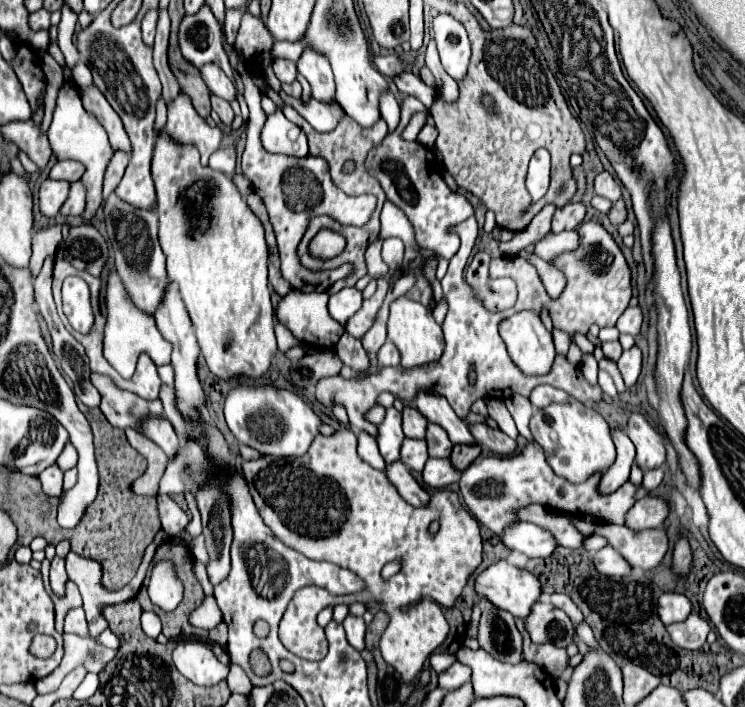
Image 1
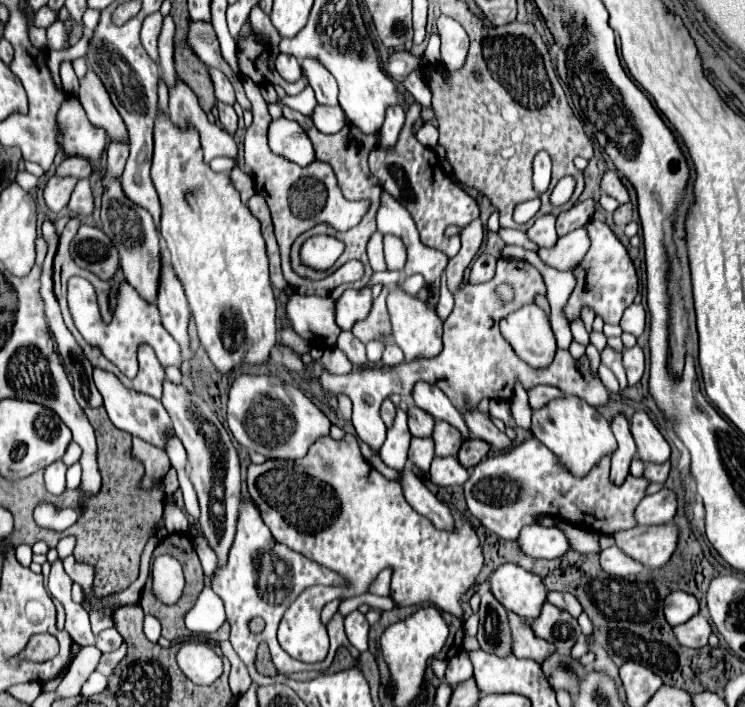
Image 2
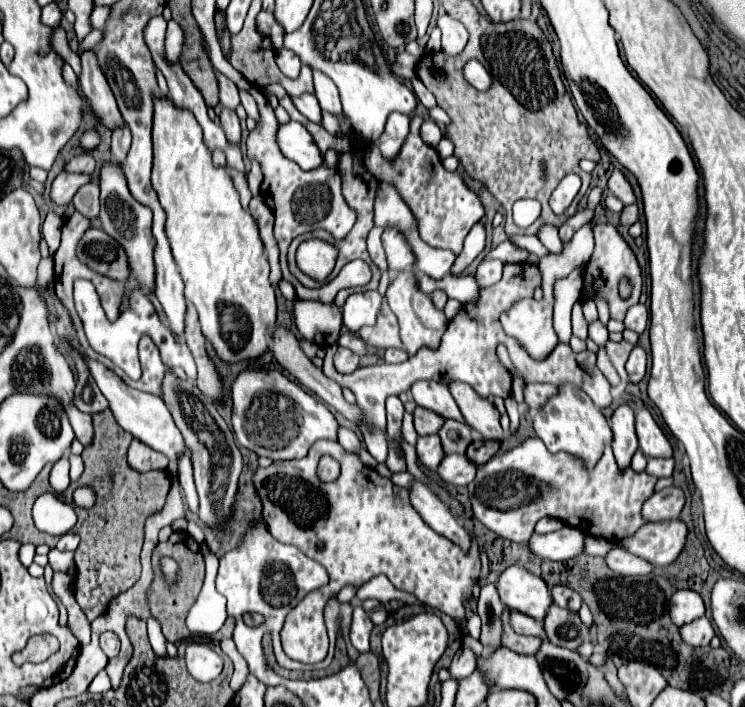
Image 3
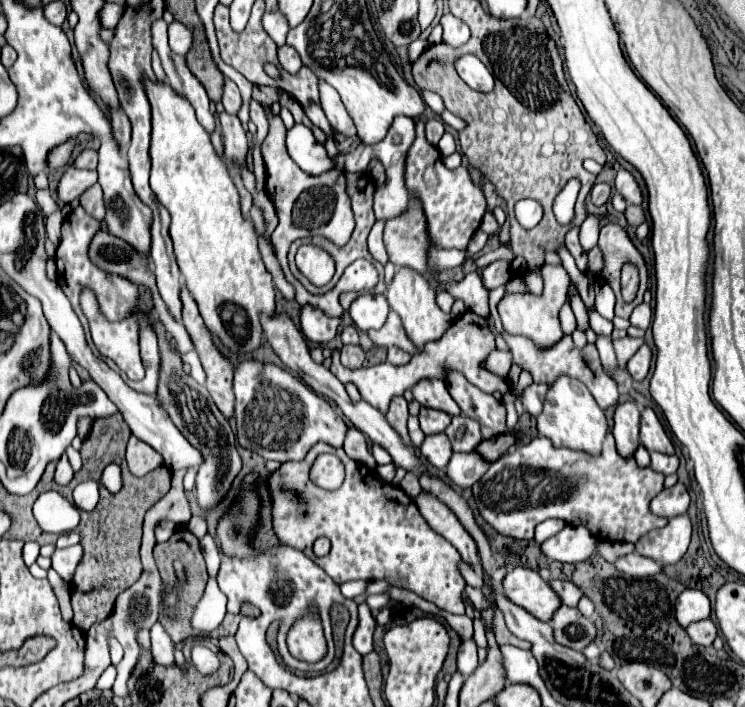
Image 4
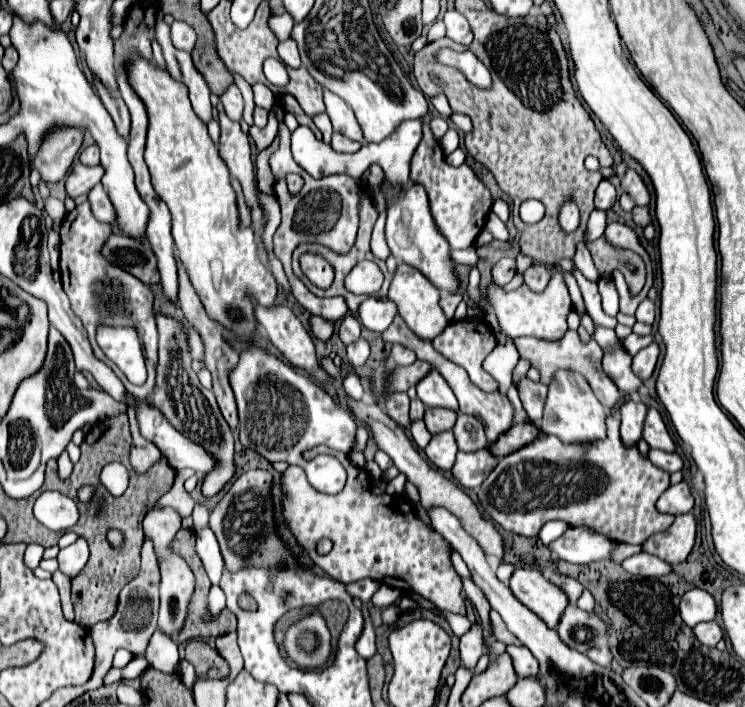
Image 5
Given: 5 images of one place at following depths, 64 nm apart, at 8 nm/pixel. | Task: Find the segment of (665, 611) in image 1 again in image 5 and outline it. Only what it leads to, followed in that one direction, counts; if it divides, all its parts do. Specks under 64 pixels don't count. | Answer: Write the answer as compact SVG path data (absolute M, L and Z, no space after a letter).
M692 588L680 600L680 614L682 614L682 620L690 628L694 628L700 622L714 620L718 614L718 606L716 606L716 600L706 590Z

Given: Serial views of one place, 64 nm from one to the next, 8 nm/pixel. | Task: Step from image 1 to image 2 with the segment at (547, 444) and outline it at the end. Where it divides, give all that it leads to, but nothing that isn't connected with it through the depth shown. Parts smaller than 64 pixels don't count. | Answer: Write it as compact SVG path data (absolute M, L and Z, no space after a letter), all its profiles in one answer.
M562 396L536 410L532 414L532 432L548 450L562 456L566 468L576 476L588 474L604 454L612 454L616 448L610 424L594 406L578 396Z

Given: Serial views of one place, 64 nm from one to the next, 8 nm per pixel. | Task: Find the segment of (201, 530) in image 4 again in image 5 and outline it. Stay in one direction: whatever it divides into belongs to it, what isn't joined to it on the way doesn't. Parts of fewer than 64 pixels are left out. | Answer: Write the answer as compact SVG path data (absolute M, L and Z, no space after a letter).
M198 502L194 506L194 512L192 512L192 518L194 518L194 530L200 530L208 524L208 516L210 516L210 510L204 502Z

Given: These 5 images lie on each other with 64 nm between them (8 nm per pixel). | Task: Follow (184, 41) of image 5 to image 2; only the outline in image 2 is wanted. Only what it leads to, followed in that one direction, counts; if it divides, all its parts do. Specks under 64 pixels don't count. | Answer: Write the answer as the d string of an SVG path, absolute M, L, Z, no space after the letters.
M166 16L162 32L160 32L160 40L158 40L158 52L160 52L162 76L168 84L168 88L174 84L174 78L176 78L176 70L174 70L174 36L176 36L174 20L172 20L172 16Z

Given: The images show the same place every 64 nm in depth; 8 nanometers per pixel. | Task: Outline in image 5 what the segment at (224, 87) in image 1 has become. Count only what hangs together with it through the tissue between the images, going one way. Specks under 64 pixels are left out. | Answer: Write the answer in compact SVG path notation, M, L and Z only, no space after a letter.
M232 84L232 86L220 96L220 102L224 104L224 110L226 110L226 114L228 114L230 120L242 122L244 100L242 100L242 94L240 94L240 90L236 88L236 84Z

